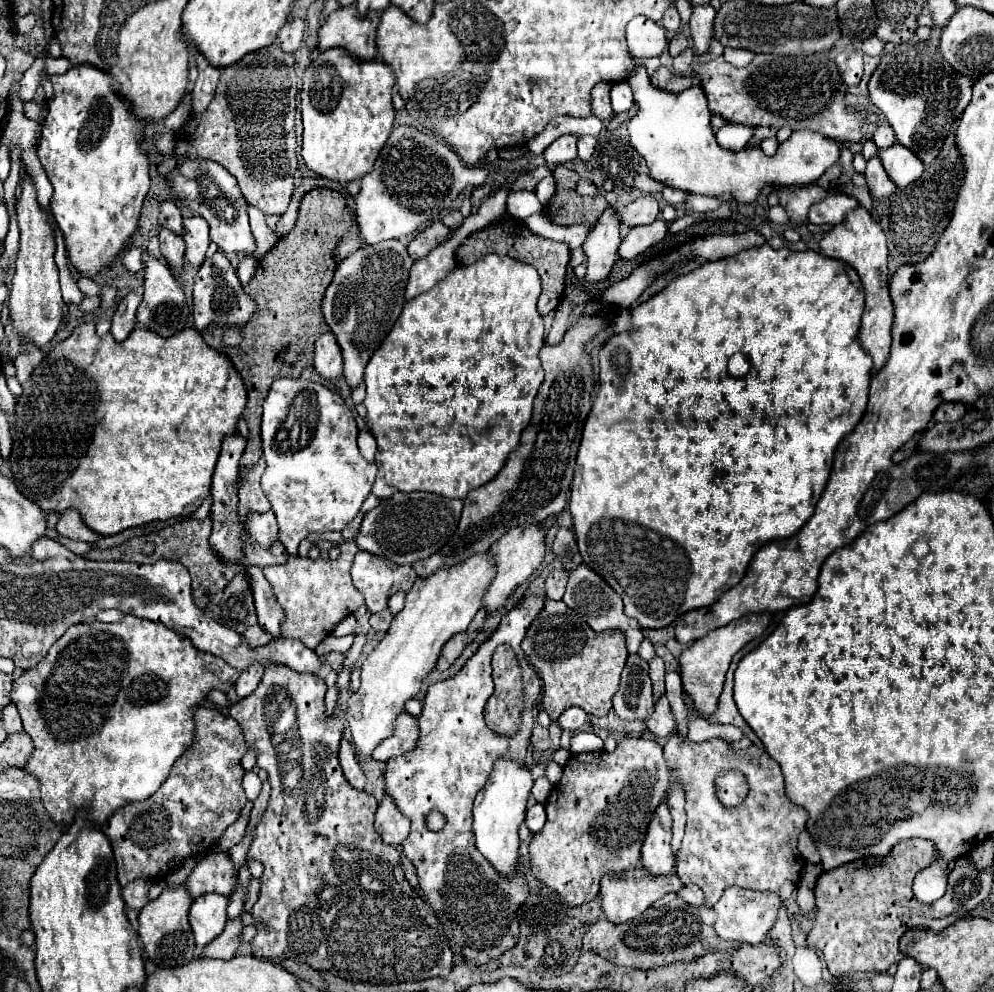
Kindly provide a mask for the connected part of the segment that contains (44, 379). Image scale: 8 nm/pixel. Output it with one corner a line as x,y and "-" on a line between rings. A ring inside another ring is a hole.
81,323
73,329
73,333
65,341
57,343
57,347
49,351
47,359
33,371
29,381
23,385
23,395
17,401
17,429
13,439
13,453
9,459
13,481
27,499
39,505
43,501
45,513
47,511
63,513
65,509
73,507
83,515
87,527
91,527
101,535
115,535
123,529
145,525
151,521
165,521
171,517
189,515
196,511
209,495
215,461
221,451
221,441
225,433
237,433
237,423
241,419
245,405
247,405
247,389
241,375
223,353
215,351
203,341
197,329
189,327
173,337
159,337
149,329
137,327
123,343
117,343
111,333
99,337
95,333
95,323

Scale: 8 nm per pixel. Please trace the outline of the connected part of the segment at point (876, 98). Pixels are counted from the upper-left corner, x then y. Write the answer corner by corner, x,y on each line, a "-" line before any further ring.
913,37
907,43
897,45
891,53
883,53
881,63
877,65
877,69
871,75
869,85
867,85
871,103
885,115
887,123
895,131
897,141
901,145
909,147
913,153
917,153
917,157
923,159
923,163
931,163
937,157
937,153
941,151
951,125
957,121
957,115
961,115
971,101
971,87
973,87
973,79
959,75
941,57
941,51
937,45
933,45
931,41
921,41
917,37

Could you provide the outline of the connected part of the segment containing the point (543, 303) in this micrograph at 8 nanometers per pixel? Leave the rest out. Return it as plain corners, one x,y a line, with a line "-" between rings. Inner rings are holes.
505,219
501,223
493,223
473,235
469,235
457,249
457,261
459,261
459,265
471,265
487,253
509,255
517,261
525,261
525,263
533,265
543,279
543,293
539,297
539,313
547,315
557,309
557,305
563,297
563,291
565,291
565,275
567,275
567,263
569,263
569,247
565,243
541,239
541,237
533,235
521,221

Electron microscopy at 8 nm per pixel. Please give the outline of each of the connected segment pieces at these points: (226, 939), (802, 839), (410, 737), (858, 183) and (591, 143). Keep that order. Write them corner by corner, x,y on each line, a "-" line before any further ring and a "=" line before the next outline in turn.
241,917
229,919
227,927
223,929
223,933
219,937
215,937
209,945
205,945
203,949
203,957
213,957
213,959
231,959
239,947
239,939
241,939
241,931
243,931
243,921
=
803,831
801,835
799,835
799,853
805,857
805,861
809,861
809,863
819,863
819,855
817,855
817,849
815,849
815,845
813,845
813,841
811,841
811,837
809,837
809,833
807,831
=
401,711
393,723
393,735
383,739
375,751
373,751
373,759
375,761
389,761
393,757
399,757
411,749
417,747
417,739
419,739
419,723
413,715
409,715
407,711
=
841,147
839,163
843,165
843,171
841,171
841,177
837,179
837,185
841,187
841,191
845,191
847,195
855,197
863,205
863,201
871,199
871,195
869,195
865,177
853,169
851,161
853,161
853,153
847,147
=
583,135
583,137
579,137
577,139
577,149
579,149
579,159
581,161
589,161
589,157
593,155
593,151
595,151
595,137
591,137
591,135

